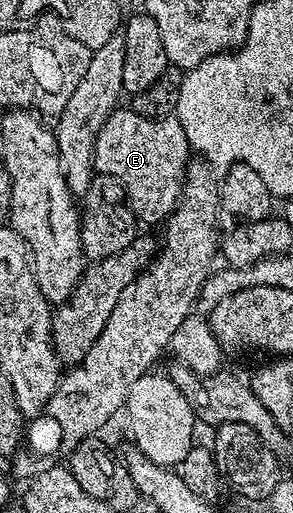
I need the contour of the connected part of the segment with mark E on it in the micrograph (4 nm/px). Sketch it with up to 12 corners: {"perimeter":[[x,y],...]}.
{"perimeter":[[116,109],[96,135],[94,170],[162,224],[193,152],[178,119]]}

